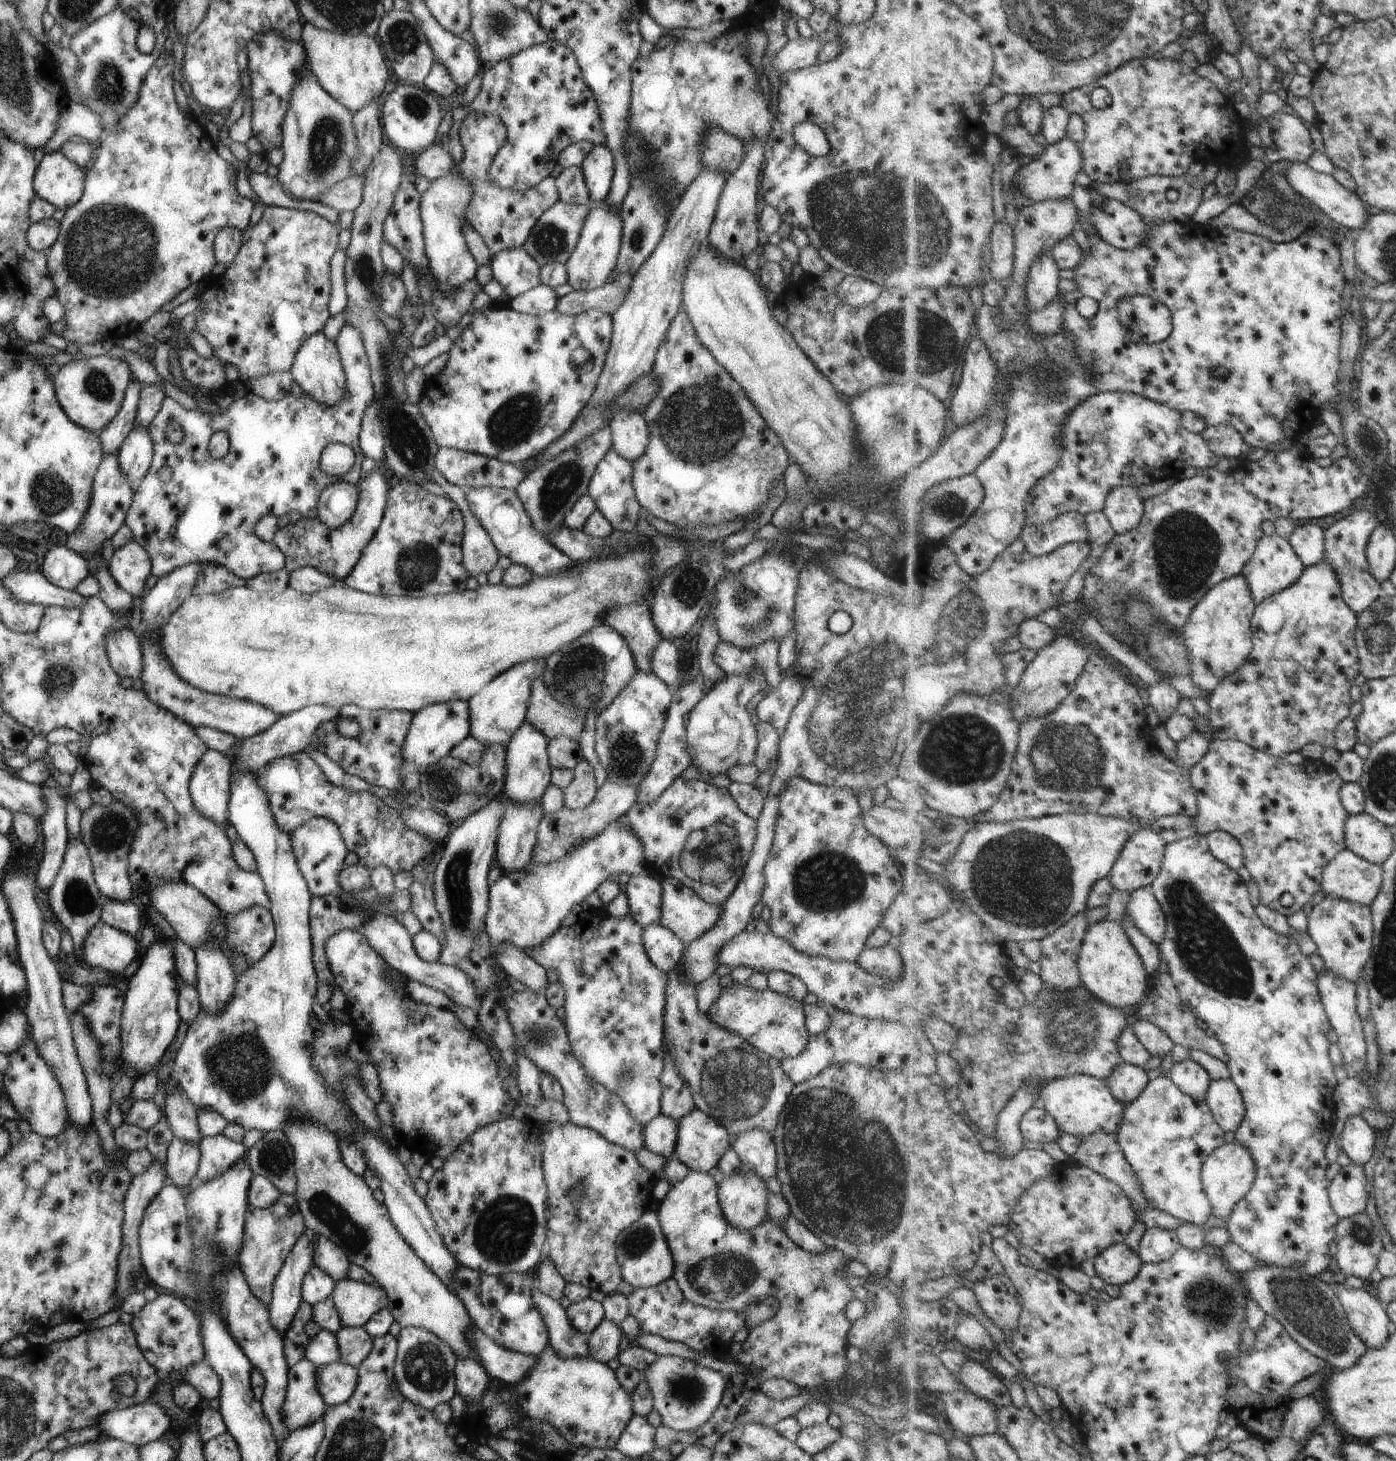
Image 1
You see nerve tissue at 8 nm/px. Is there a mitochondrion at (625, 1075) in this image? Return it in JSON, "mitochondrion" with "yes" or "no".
{"mitochondrion":"yes"}

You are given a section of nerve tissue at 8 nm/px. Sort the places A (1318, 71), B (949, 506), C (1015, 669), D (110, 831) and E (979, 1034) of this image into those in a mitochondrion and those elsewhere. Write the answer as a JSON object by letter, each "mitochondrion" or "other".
{"A":"other","B":"mitochondrion","C":"other","D":"mitochondrion","E":"other"}

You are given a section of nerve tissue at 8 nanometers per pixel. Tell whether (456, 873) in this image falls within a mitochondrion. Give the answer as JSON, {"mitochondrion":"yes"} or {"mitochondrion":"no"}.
{"mitochondrion":"yes"}

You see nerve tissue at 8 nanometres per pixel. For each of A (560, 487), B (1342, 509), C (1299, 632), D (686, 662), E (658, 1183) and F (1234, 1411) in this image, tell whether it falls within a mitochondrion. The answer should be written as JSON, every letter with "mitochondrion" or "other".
{"A":"mitochondrion","B":"other","C":"mitochondrion","D":"other","E":"other","F":"other"}

